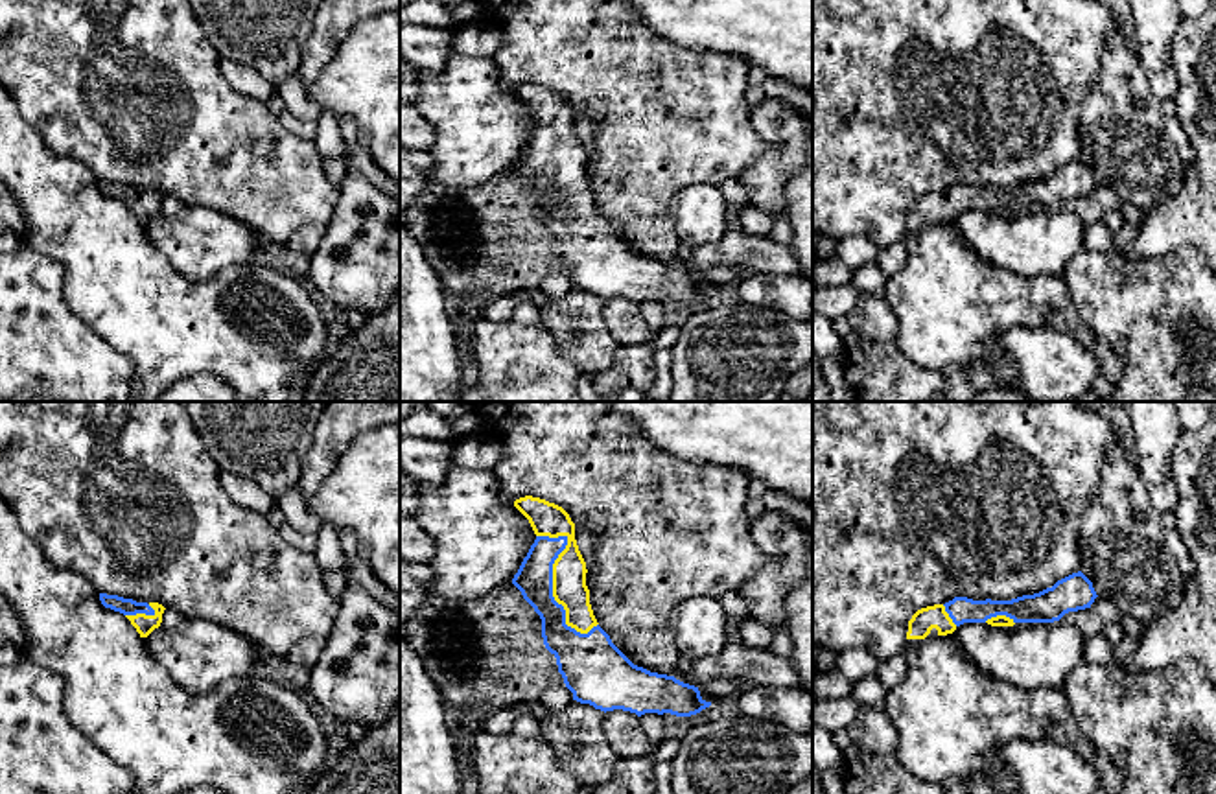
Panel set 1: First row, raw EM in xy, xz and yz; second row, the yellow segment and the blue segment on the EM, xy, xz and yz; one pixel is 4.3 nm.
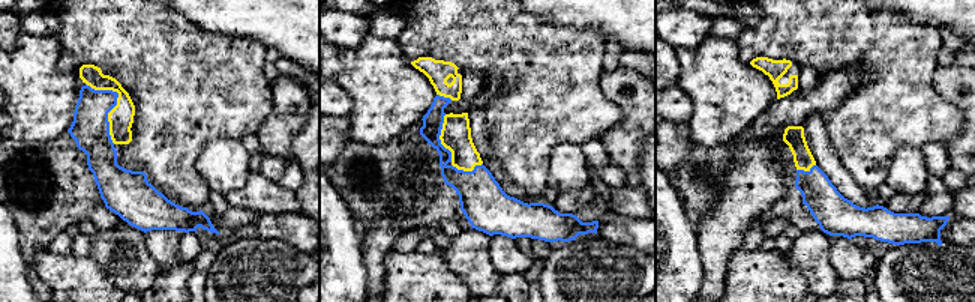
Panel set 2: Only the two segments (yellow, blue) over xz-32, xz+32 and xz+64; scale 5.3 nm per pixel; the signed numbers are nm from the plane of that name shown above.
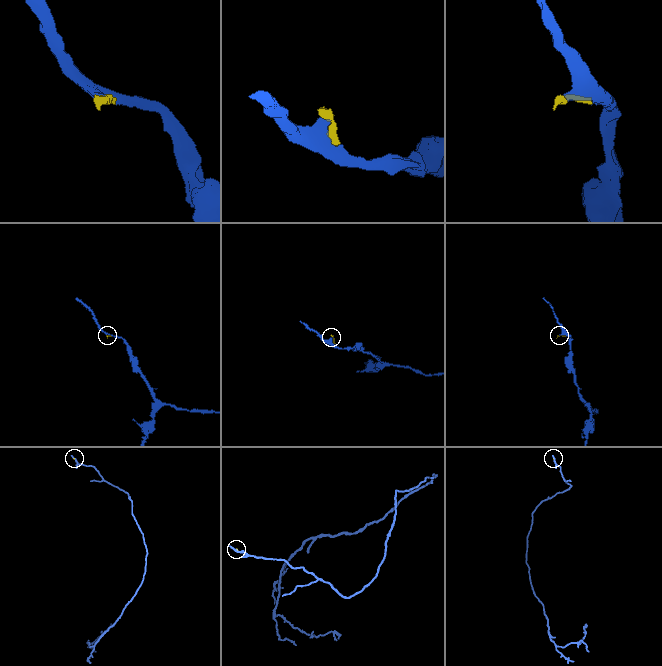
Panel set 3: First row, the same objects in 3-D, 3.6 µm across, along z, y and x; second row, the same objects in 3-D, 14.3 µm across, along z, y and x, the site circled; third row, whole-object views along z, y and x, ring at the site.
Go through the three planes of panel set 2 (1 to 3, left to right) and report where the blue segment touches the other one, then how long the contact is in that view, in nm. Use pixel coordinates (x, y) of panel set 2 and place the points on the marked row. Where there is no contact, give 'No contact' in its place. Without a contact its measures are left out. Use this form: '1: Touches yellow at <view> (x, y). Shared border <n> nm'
1: Touches yellow at xz-32 (117, 102). Shared border 360 nm
2: Touches yellow at xz+32 (440, 138). Shared border 260 nm
3: Touches yellow at xz+64 (806, 170). Shared border 110 nm

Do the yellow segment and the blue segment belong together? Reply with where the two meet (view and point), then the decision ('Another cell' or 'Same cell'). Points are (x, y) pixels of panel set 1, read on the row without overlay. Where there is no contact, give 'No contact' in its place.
Touches yellow at xz (553, 164). Same cell

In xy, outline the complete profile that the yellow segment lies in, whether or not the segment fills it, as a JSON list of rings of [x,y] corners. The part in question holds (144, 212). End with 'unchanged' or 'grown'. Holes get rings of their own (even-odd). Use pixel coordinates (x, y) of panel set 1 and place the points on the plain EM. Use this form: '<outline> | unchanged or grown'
[[[99,181],[99,188],[105,195],[123,201],[136,216],[140,225],[147,225],[162,210],[164,193],[158,190],[136,190],[118,182]]] | grown

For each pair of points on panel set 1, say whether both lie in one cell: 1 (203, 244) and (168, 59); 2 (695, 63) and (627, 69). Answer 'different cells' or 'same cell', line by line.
1: different cells
2: same cell

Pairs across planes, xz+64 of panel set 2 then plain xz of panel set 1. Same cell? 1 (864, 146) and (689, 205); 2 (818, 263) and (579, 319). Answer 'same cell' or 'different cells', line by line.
1: different cells
2: same cell

